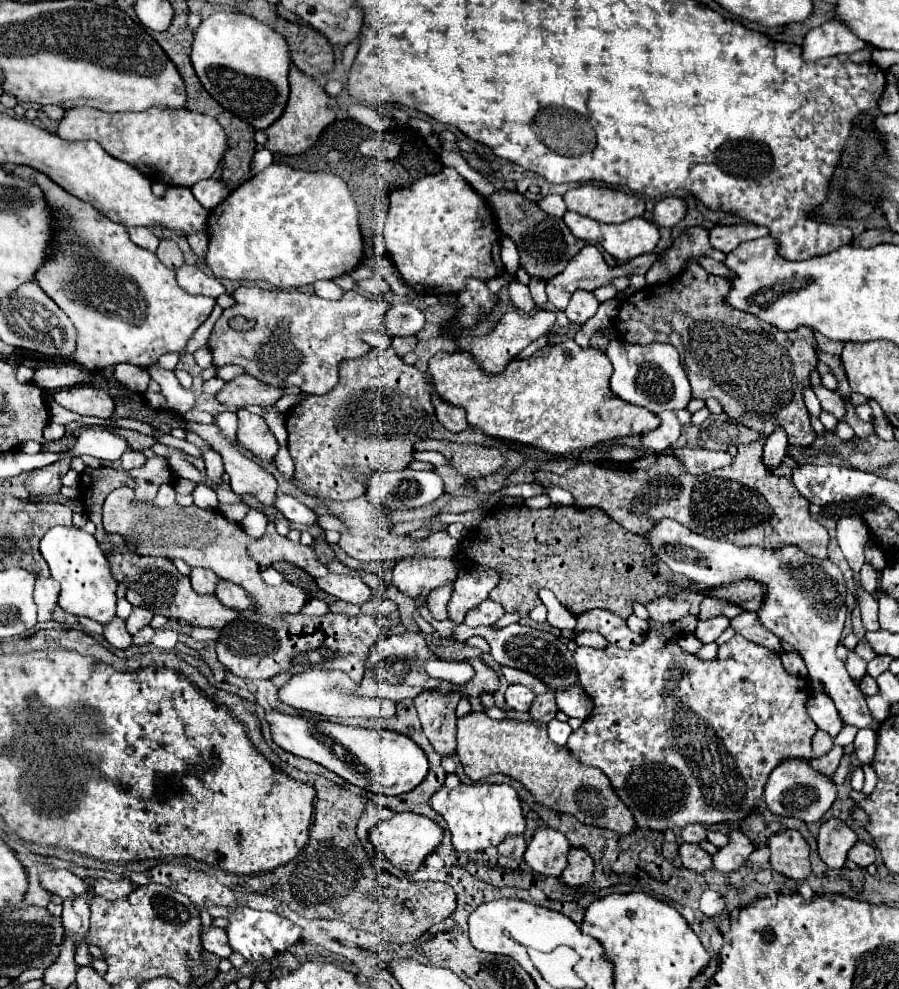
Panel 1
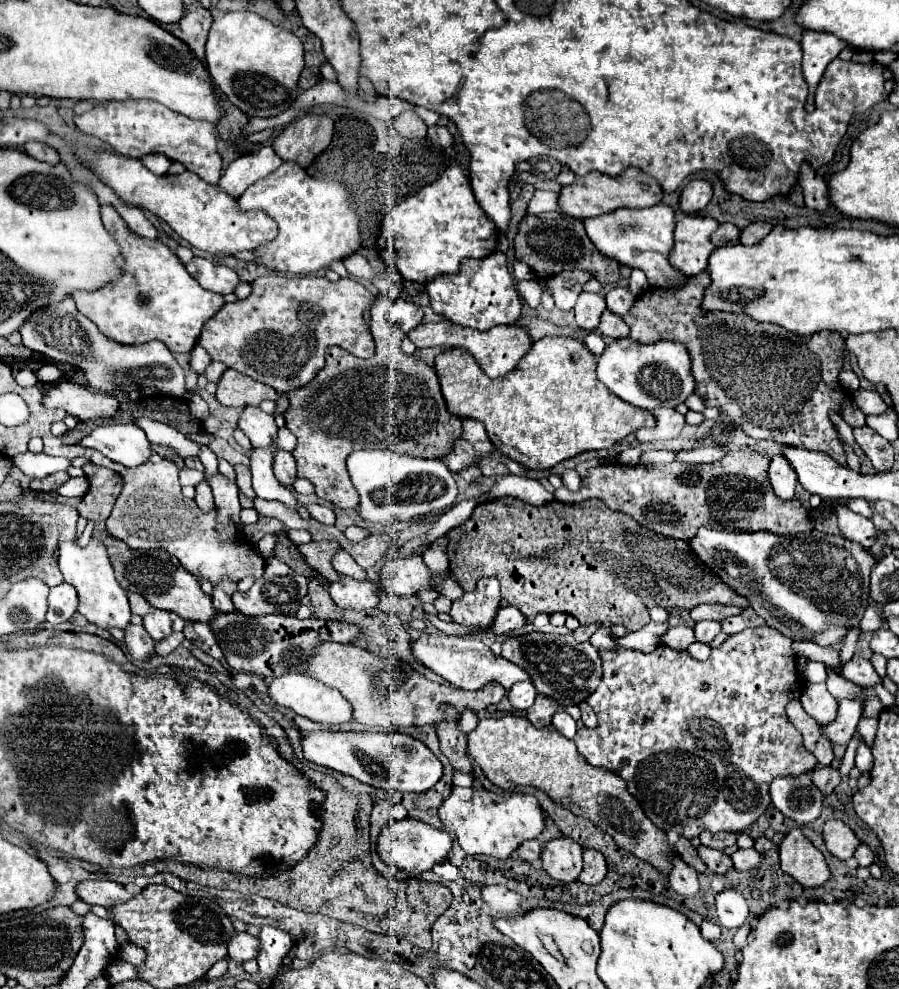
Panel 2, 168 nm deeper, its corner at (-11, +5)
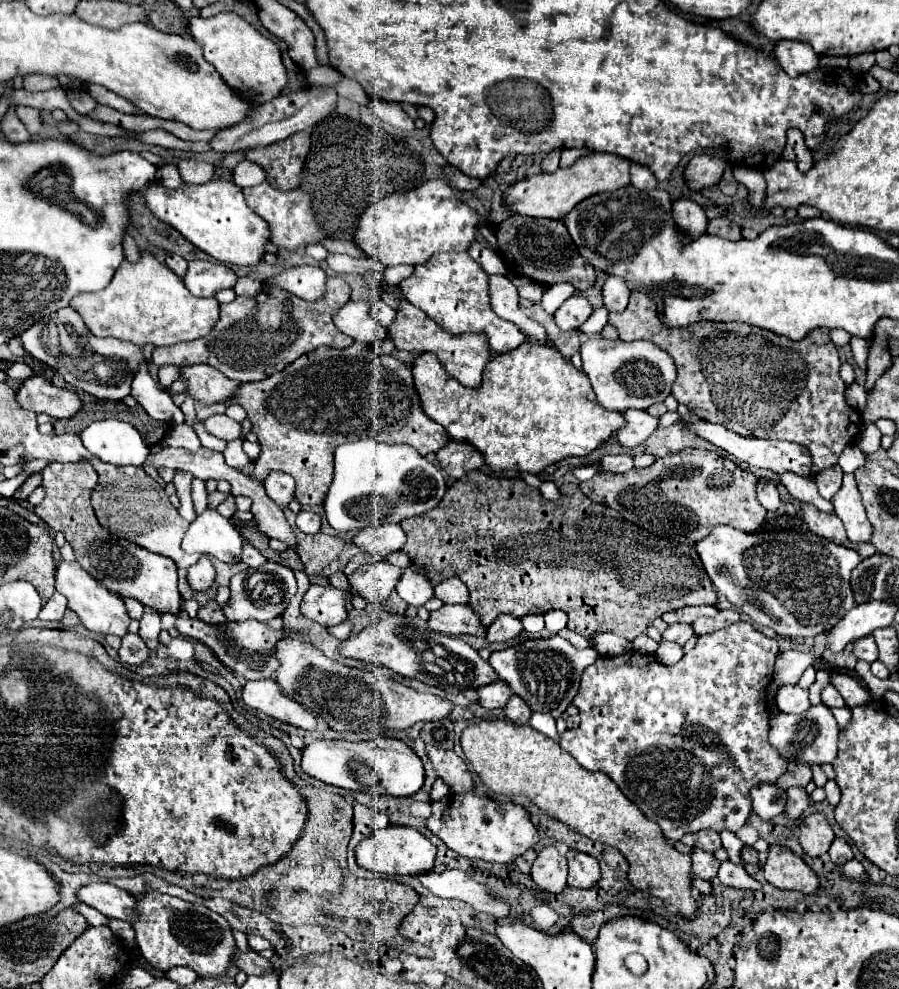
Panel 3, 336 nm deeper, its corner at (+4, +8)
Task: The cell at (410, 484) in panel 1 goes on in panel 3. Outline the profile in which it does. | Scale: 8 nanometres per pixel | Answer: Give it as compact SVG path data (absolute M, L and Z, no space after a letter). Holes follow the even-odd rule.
M366 437L336 447L334 481L326 493L324 509L330 527L338 531L360 531L364 527L396 523L422 515L442 501L444 491L446 481L440 469L436 469L434 463L430 463L424 455L416 453L416 449L408 445L386 445ZM376 495L390 505L388 511L368 509L368 505L374 507L374 503L366 503L366 507L362 507L364 501L372 501Z

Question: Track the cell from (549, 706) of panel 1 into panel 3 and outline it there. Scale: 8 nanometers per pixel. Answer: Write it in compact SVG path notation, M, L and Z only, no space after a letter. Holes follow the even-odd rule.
M516 695L510 697L508 705L504 707L504 713L506 713L506 717L508 717L512 723L516 723L516 725L526 725L526 723L530 721L530 715L532 715L532 711L530 711L528 705L524 703L524 699L520 699L520 697L516 697Z

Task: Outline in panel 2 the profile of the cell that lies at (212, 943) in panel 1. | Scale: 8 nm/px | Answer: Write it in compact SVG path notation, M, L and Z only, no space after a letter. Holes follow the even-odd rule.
M237 932L235 940L229 944L229 958L243 964L247 960L255 960L259 954L259 938L247 934L247 932Z

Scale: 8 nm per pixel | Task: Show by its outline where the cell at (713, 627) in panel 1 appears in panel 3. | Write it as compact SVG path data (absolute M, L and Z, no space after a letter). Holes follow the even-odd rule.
M672 623L672 625L662 633L662 637L664 637L666 641L674 641L674 643L678 643L678 645L684 645L692 635L694 635L694 631L692 631L692 625L688 625L688 623Z

